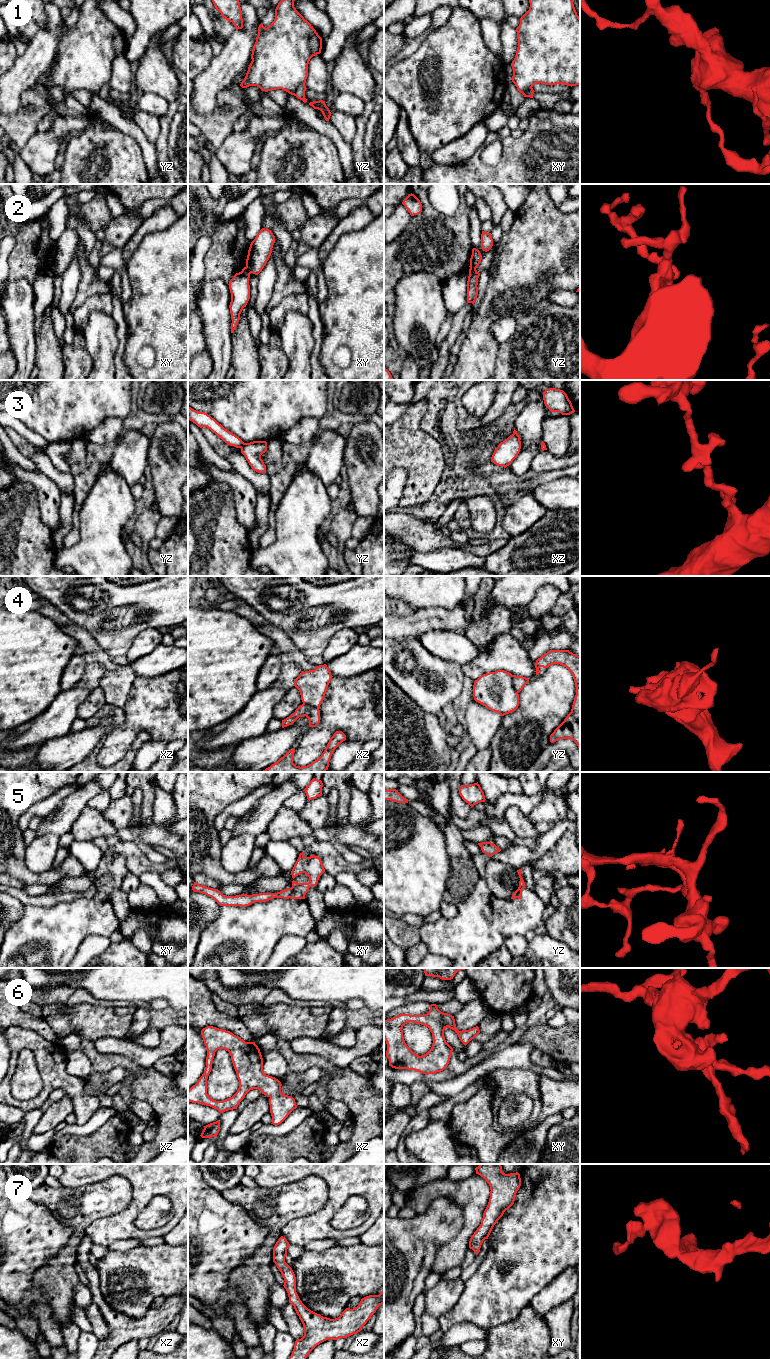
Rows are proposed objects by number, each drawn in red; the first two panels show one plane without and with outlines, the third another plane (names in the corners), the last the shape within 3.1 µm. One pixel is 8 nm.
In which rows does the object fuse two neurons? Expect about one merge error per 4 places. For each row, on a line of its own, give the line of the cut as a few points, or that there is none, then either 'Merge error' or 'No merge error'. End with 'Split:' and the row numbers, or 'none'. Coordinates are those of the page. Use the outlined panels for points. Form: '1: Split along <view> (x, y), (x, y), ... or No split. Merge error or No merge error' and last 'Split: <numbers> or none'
1: Split along yz (304, 84), (301, 84), (292, 94). Merge error
2: Split along xy (245, 267), (251, 272). Merge error
3: Split along yz (246, 443), (241, 448). Merge error
4: Split along yz (512, 675), (512, 686), (517, 693). Merge error
5: Split along xy (291, 887), (290, 897). Merge error
6: No split. No merge error
7: No split. No merge error
Split: 1, 2, 3, 4, 5

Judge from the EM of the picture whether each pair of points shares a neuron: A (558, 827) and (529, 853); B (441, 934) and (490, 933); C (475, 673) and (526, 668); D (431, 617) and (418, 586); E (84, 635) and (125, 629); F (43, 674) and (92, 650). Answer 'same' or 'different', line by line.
A: same
B: same
C: same
D: different
E: different
F: different

